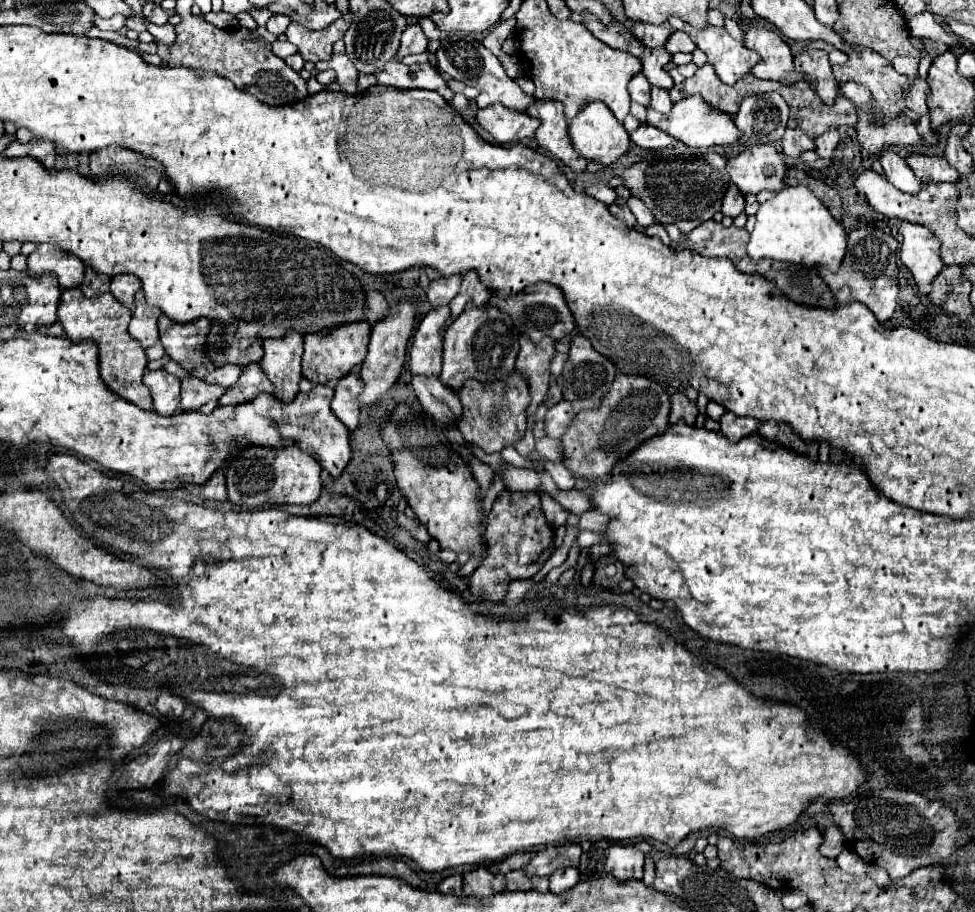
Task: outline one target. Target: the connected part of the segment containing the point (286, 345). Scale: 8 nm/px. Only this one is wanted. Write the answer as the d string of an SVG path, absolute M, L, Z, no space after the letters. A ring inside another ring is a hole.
M289 331L281 339L263 339L263 359L261 369L269 377L269 381L275 385L275 397L289 403L299 393L299 379L301 379L301 355L303 355L303 335Z

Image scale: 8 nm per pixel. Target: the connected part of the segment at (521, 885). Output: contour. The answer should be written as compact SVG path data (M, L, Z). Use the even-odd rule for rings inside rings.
M523 871L507 873L505 881L507 881L507 891L529 891L531 889L531 879Z

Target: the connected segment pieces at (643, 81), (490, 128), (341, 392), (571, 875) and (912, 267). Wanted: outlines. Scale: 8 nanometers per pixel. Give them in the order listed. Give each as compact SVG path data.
M643 73L635 75L631 81L629 81L629 95L633 101L641 103L641 105L649 105L651 101L651 85L647 81L647 77Z
M499 103L479 109L477 121L497 145L515 145L523 139L531 139L539 127L537 119Z
M357 371L347 373L335 387L335 397L331 401L331 411L337 419L345 423L349 431L355 431L359 425L361 403L357 397L363 393L363 381Z
M567 867L567 869L559 869L549 877L549 891L553 893L563 893L567 889L571 889L575 883L579 881L579 873L575 867Z
M901 221L899 231L903 235L901 261L913 273L919 291L929 293L933 277L943 267L939 259L939 241L929 229L917 223Z

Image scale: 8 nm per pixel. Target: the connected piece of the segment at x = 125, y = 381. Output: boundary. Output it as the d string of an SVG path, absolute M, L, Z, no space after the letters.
M65 289L61 295L61 305L57 309L57 317L65 329L65 335L71 341L91 339L97 343L101 379L115 395L147 411L153 407L151 393L141 381L147 367L147 355L145 355L145 349L141 349L141 343L133 341L133 337L129 337L127 333L131 311L125 305L115 301L111 293L103 293L95 299L85 299L79 289Z

